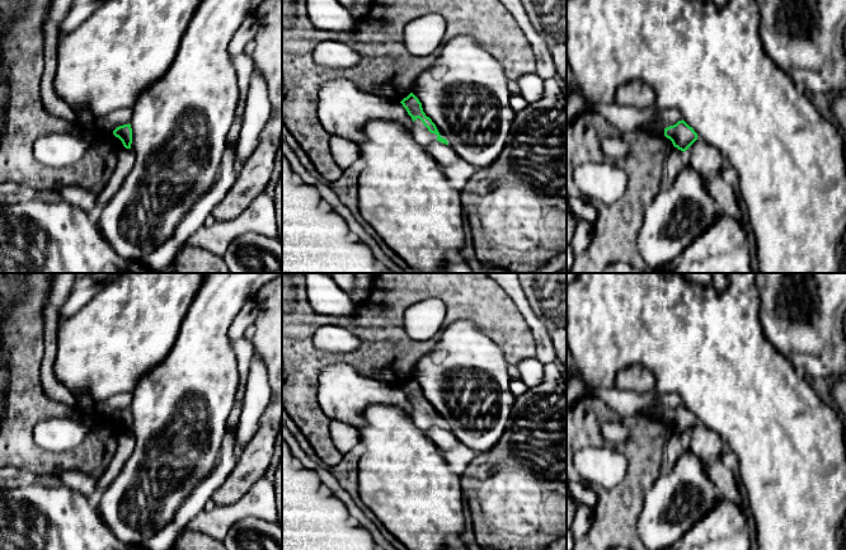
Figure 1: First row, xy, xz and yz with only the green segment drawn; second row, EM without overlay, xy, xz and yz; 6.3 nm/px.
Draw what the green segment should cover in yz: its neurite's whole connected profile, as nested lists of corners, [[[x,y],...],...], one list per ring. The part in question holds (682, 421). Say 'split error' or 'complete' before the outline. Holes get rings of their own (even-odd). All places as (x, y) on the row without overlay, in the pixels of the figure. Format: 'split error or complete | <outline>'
complete | [[[683,404],[664,413],[664,420],[683,437],[697,424],[697,418]]]

